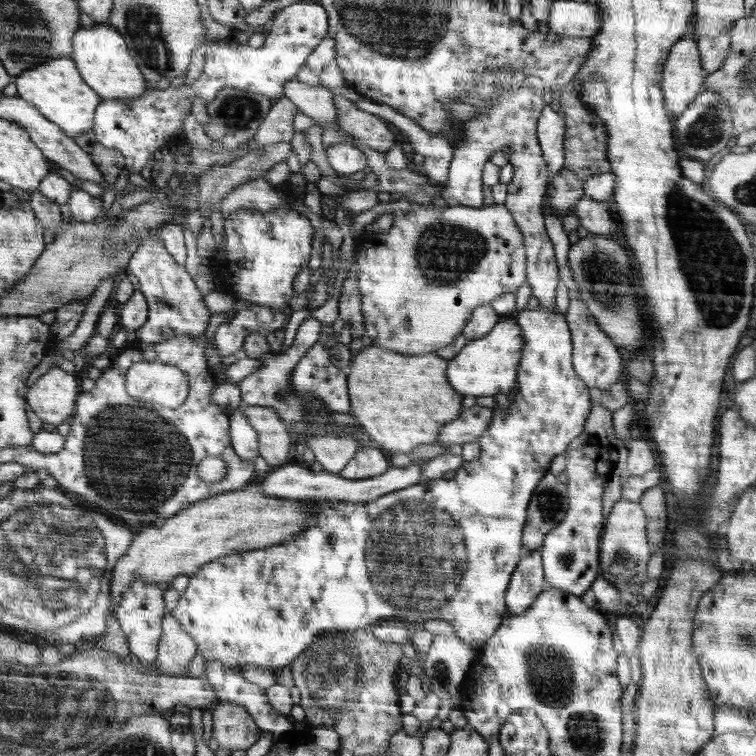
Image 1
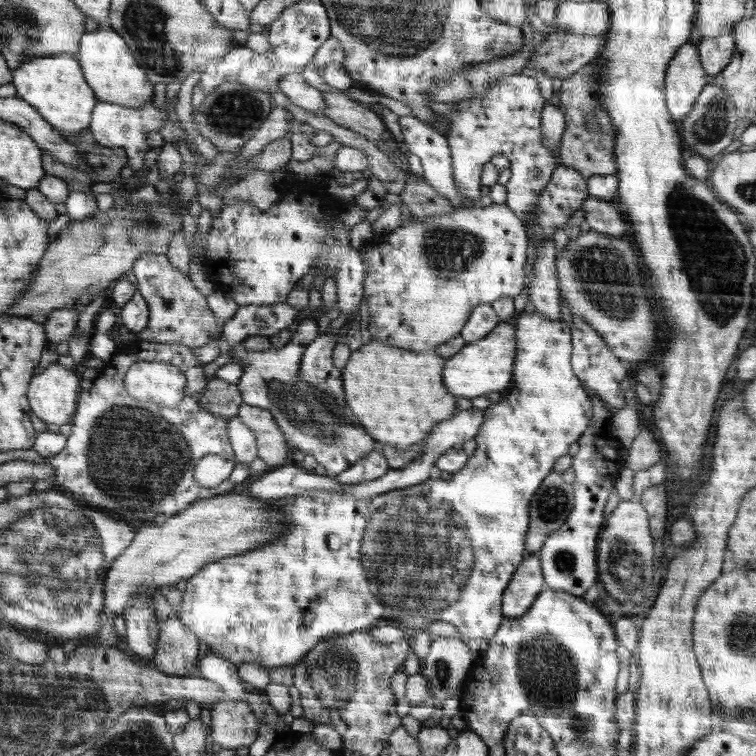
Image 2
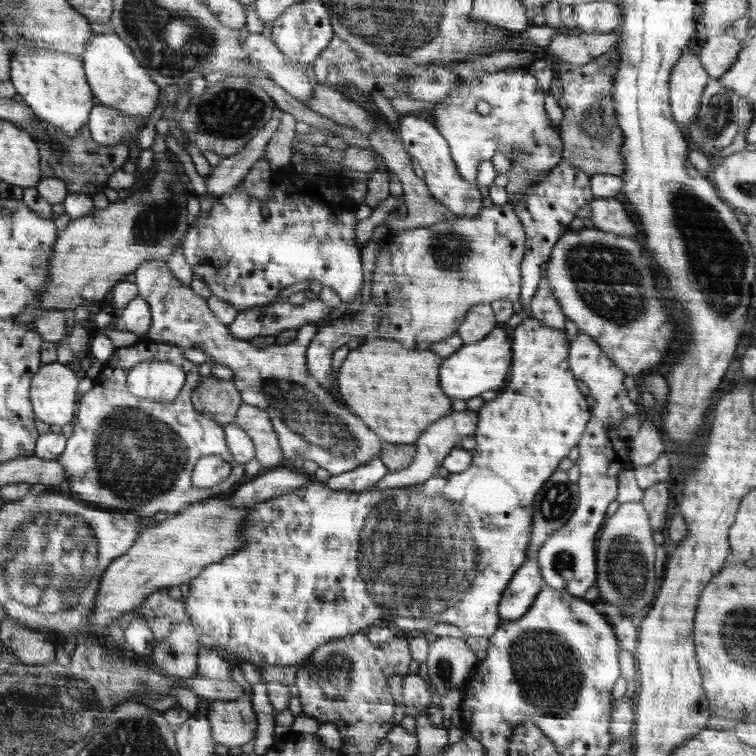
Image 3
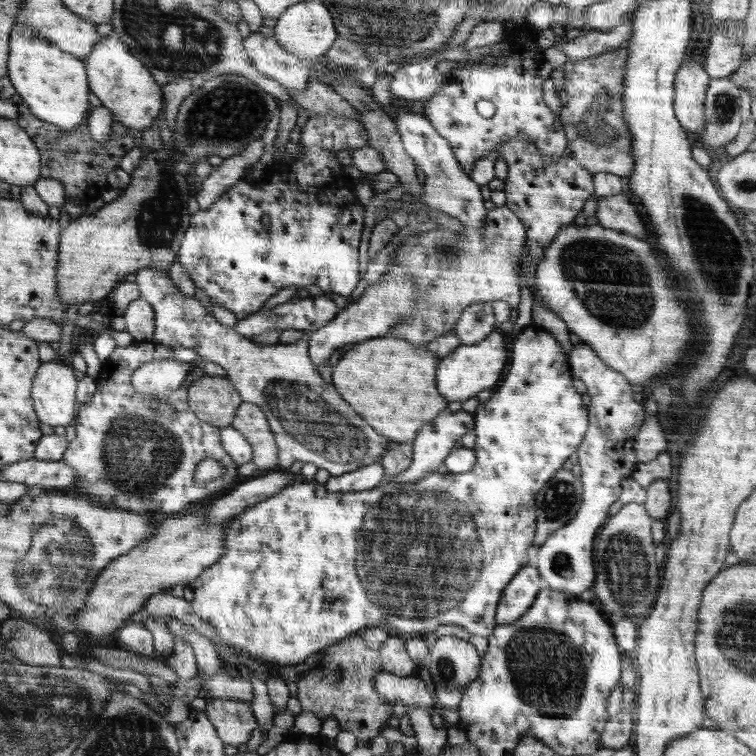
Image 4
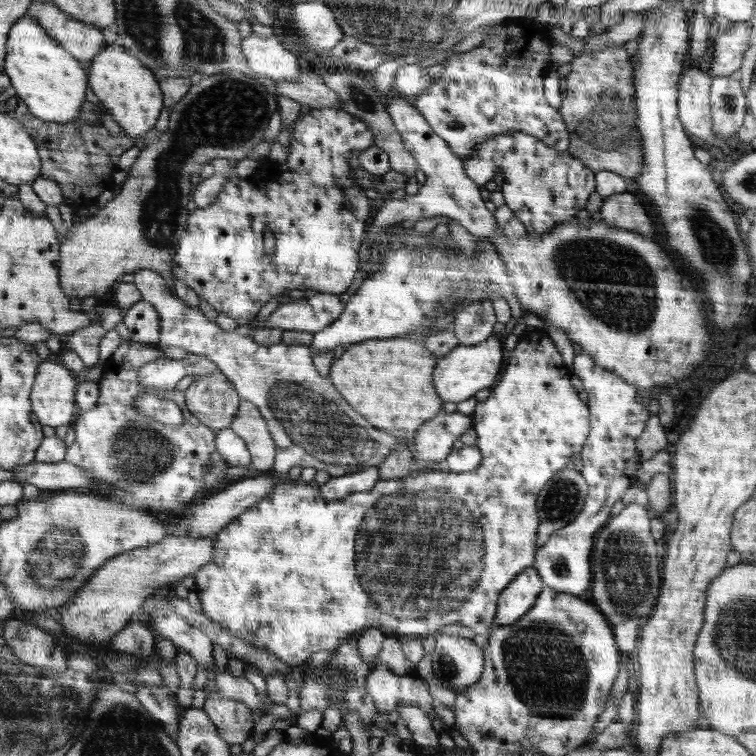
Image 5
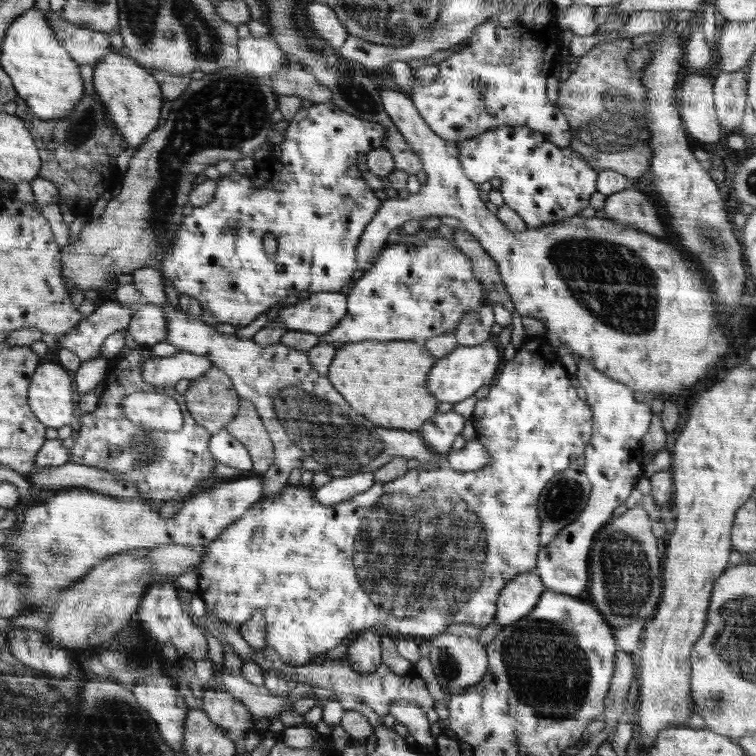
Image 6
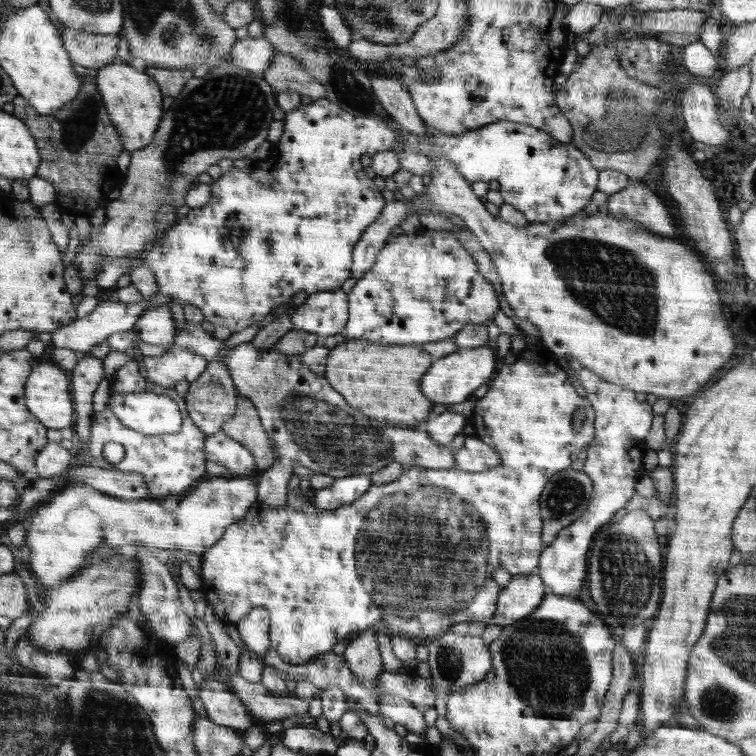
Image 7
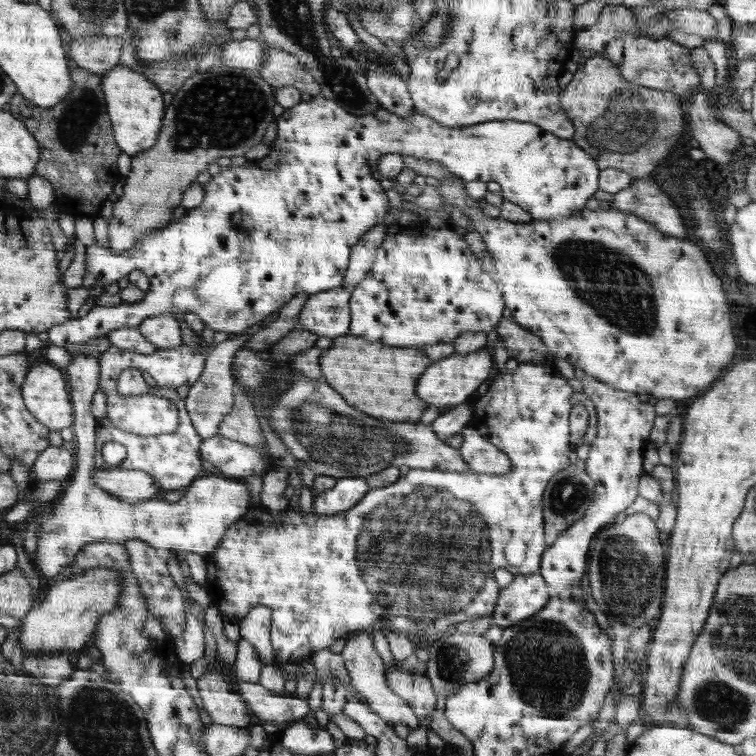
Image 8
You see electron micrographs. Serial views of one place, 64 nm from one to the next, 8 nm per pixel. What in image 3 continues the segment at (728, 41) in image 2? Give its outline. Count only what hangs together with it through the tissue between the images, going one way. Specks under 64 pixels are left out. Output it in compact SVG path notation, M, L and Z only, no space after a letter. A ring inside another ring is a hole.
M729 31L717 37L707 37L698 43L702 66L709 71L710 78L720 78L738 58L742 41Z

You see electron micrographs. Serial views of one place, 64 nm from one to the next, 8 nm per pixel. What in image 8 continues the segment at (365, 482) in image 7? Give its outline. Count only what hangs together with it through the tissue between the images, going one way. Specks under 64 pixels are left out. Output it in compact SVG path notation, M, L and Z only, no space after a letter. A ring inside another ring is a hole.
M365 478L338 479L333 488L315 493L313 510L322 515L341 513L358 504L369 490Z

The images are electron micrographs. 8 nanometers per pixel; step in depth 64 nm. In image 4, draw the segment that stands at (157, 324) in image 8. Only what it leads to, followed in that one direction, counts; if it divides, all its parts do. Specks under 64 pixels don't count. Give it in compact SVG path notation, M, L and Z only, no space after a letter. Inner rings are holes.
M140 297L130 302L120 314L124 318L125 331L134 337L135 342L152 341L156 329L156 314L146 299Z

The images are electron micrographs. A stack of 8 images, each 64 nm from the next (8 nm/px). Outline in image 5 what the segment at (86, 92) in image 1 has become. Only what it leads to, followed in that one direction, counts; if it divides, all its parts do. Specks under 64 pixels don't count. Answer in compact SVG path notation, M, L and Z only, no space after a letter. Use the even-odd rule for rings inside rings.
M28 14L19 18L10 30L9 40L6 42L4 73L11 80L15 94L34 116L68 124L81 114L89 85L89 77L82 62L56 40L52 40L46 30Z

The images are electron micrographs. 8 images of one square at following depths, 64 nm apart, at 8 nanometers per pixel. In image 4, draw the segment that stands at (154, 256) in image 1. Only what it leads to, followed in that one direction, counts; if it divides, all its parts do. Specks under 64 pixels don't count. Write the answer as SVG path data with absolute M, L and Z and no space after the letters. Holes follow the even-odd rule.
M157 268L138 271L134 282L140 297L146 299L156 314L156 329L152 341L162 346L192 348L204 359L226 369L226 377L241 395L265 411L270 429L277 438L279 468L288 468L298 462L312 462L328 470L331 476L354 472L382 460L386 438L376 434L350 404L346 404L330 381L319 374L309 356L309 341L313 334L304 330L301 340L294 344L262 346L250 338L238 335L233 328L222 326L213 317L210 308L198 299L182 293L167 272Z

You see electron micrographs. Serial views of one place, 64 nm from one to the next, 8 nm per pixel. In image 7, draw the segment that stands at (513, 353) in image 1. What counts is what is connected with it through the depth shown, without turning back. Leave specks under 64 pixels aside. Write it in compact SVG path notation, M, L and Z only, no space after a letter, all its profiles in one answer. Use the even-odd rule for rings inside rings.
M490 343L474 348L462 348L434 362L434 370L426 374L426 394L434 398L438 404L458 404L464 402L476 388L486 384L496 370L496 352L490 348Z

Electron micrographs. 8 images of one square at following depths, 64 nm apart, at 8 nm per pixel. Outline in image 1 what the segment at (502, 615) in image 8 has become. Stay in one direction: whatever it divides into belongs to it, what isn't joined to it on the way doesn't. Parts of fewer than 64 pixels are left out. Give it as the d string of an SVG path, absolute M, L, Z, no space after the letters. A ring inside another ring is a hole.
M540 549L530 551L526 555L526 562L518 566L518 574L514 574L514 586L510 586L510 594L505 594L505 598L510 598L510 612L523 613L546 588Z

